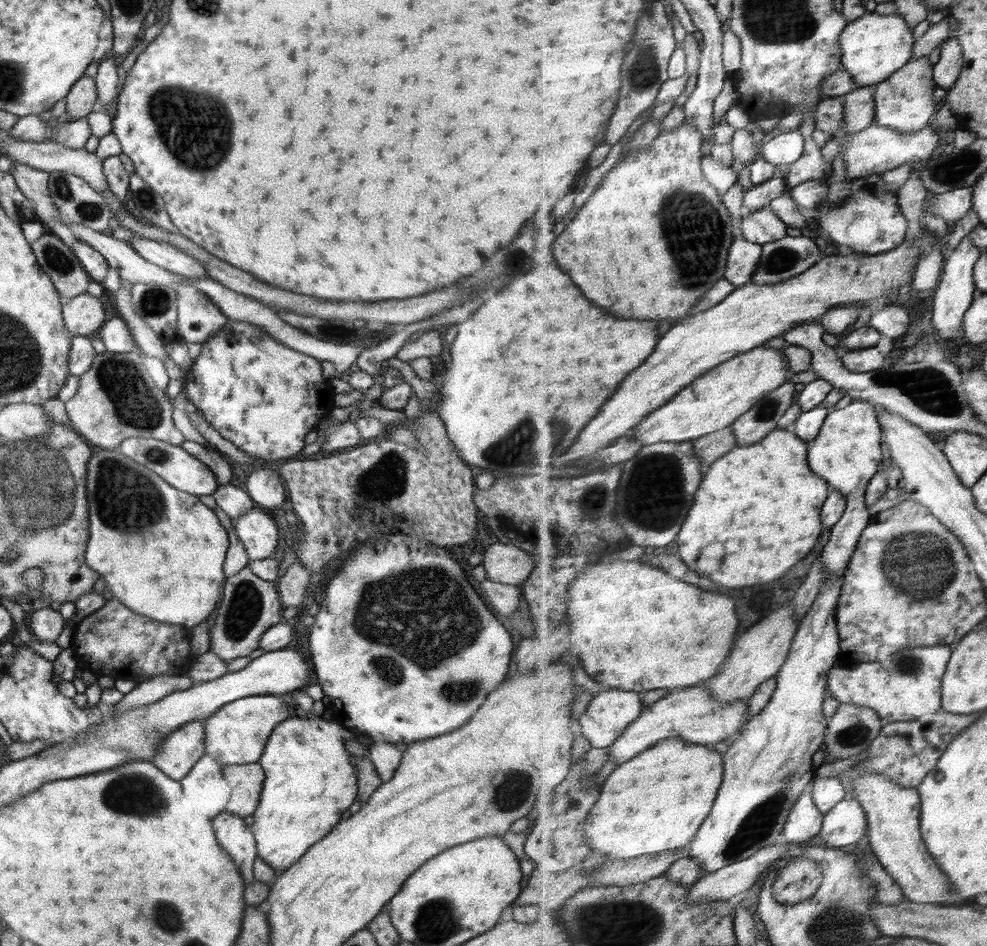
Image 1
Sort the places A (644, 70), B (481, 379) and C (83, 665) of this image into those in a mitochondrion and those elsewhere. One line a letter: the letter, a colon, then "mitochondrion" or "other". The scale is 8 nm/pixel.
A: mitochondrion
B: other
C: other

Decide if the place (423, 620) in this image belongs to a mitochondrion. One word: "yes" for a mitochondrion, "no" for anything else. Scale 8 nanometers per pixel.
yes

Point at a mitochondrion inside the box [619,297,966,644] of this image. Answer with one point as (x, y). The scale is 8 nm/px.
(918, 564)

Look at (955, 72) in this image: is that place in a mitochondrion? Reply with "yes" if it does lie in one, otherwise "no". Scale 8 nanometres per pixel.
no

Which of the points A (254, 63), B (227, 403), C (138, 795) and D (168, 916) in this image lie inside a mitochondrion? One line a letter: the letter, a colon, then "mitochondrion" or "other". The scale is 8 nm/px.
A: other
B: other
C: mitochondrion
D: mitochondrion

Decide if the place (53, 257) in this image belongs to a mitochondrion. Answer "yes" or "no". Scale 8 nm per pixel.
yes

